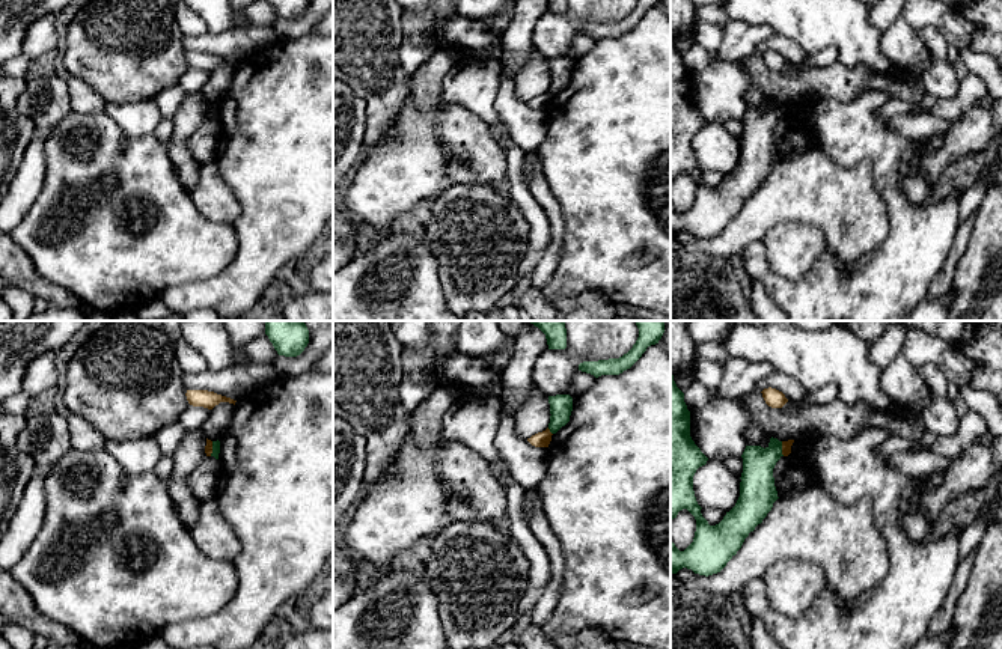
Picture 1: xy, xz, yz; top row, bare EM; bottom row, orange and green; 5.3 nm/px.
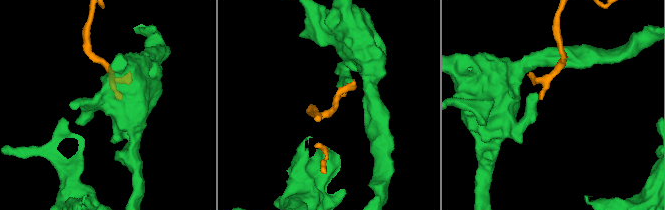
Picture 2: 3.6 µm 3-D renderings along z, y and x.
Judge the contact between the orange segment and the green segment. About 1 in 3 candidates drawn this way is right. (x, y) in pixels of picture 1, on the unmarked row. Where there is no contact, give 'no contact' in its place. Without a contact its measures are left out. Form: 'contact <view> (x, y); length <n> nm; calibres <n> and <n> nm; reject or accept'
contact yz (782, 112); length 80 nm; calibres 50 and 190 nm; reject

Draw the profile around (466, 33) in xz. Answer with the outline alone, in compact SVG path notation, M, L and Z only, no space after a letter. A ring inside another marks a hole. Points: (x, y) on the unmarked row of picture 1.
M460 15L448 23L440 41L446 47L461 48L479 57L500 59L503 54L500 35L481 24L479 20Z

